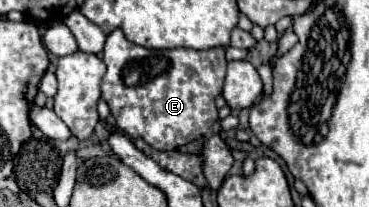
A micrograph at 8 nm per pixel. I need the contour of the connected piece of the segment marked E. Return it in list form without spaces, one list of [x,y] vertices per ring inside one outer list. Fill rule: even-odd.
[[[115,29],[103,49],[103,61],[107,65],[107,73],[101,85],[101,99],[109,105],[111,115],[117,121],[117,127],[131,139],[141,137],[145,143],[159,151],[171,151],[181,145],[187,145],[199,137],[203,137],[219,119],[215,97],[221,95],[227,59],[225,47],[213,47],[205,51],[195,49],[169,49],[169,51],[153,51],[141,45],[135,45],[125,39],[121,29]]]

